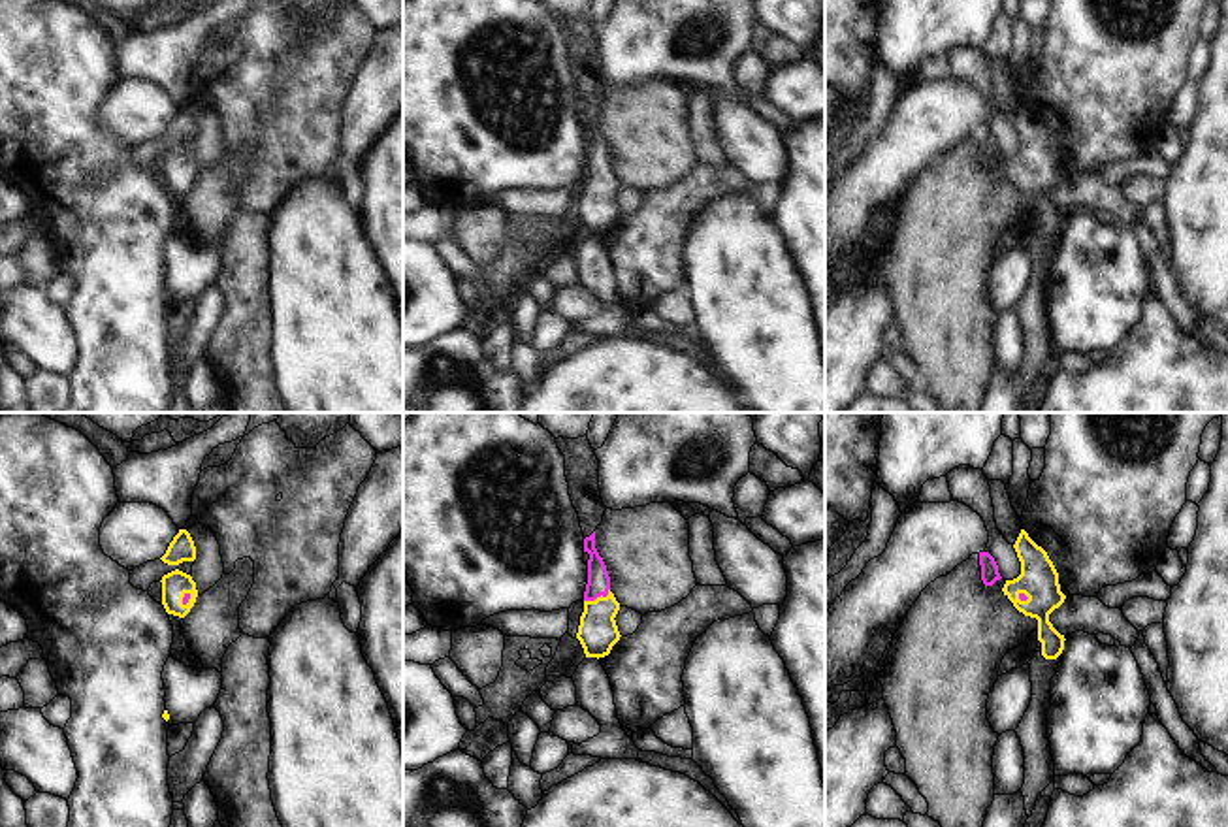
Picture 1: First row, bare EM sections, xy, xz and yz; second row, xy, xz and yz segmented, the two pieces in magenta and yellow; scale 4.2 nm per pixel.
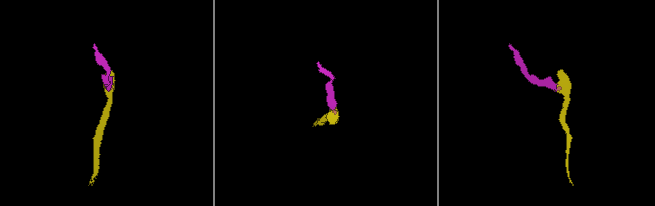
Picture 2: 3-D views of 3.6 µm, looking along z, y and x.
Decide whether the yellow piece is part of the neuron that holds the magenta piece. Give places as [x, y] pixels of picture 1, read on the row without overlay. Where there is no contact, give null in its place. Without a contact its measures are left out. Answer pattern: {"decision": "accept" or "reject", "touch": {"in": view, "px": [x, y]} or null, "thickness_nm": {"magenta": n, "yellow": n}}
{"decision": "accept", "touch": {"in": "xz", "px": [597, 174]}, "thickness_nm": {"magenta": 100, "yellow": 170}}

